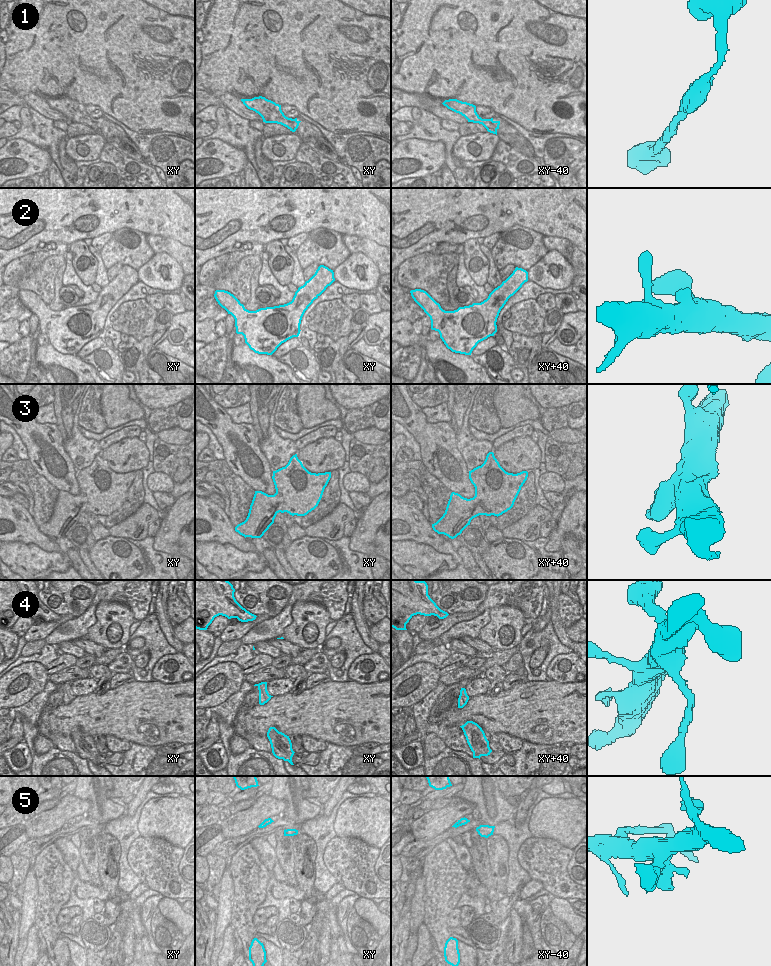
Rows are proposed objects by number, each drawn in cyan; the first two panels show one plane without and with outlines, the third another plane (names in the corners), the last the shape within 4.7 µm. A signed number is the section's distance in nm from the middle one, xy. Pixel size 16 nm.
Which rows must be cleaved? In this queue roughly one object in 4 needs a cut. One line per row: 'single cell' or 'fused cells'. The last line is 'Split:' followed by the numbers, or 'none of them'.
1: single cell
2: single cell
3: single cell
4: single cell
5: single cell
Split: none of them

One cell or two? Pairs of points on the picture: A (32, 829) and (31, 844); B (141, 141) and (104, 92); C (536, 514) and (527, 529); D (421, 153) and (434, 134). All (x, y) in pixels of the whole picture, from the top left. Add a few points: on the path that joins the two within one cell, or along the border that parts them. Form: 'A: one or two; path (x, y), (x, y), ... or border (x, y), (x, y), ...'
A: two; border (53, 832), (29, 839)
B: two; border (115, 118), (139, 133), (158, 132)
C: one; path (534, 518), (530, 525)
D: two; border (406, 140), (441, 141), (445, 158)

